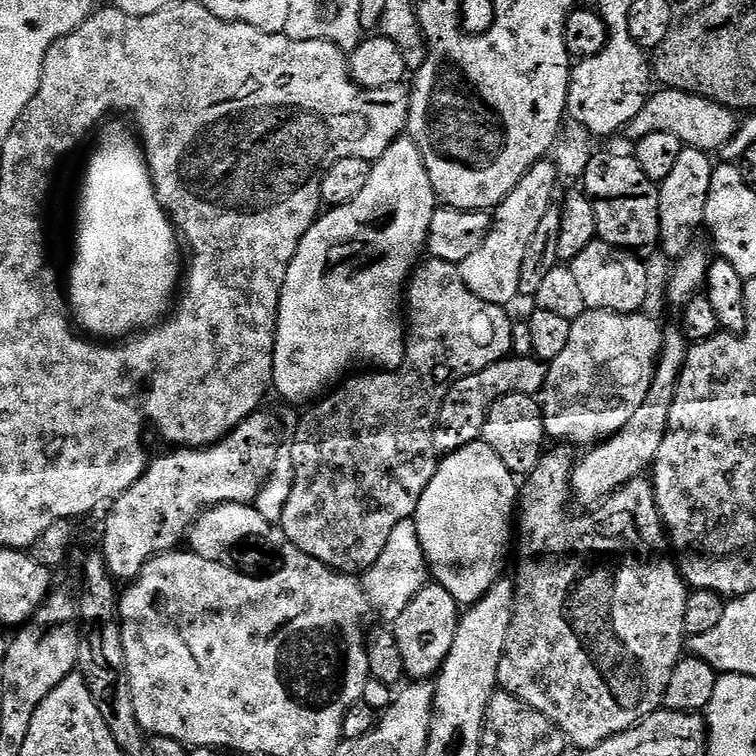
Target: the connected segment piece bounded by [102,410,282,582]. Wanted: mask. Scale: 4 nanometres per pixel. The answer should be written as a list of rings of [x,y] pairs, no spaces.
[[[264,411],[251,412],[229,436],[222,437],[217,444],[210,444],[207,448],[173,447],[165,456],[160,456],[157,460],[155,457],[142,478],[134,482],[134,486],[130,486],[130,490],[126,490],[126,494],[122,494],[117,500],[111,501],[107,509],[108,521],[104,524],[102,551],[108,569],[117,581],[131,582],[156,556],[161,556],[163,552],[177,551],[185,543],[196,519],[214,505],[252,504],[258,498],[262,486],[272,477],[282,452],[280,428],[276,425],[275,418]]]

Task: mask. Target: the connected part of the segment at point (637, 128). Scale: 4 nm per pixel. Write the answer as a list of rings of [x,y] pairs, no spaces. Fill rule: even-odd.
[[[661,87],[660,92],[653,91],[648,101],[638,110],[638,114],[628,123],[626,135],[632,142],[641,140],[646,134],[669,132],[689,148],[697,148],[709,154],[723,149],[726,142],[736,133],[738,127],[737,113],[713,100],[701,96],[691,96],[677,88]]]

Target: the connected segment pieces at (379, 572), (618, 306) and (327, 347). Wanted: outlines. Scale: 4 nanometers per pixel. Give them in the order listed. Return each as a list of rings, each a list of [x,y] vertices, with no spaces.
[[[415,519],[398,522],[398,526],[394,526],[394,534],[390,534],[390,542],[386,542],[386,550],[382,550],[382,558],[378,558],[378,562],[362,576],[364,592],[384,622],[395,622],[402,610],[410,606],[414,594],[418,594],[418,590],[422,590],[429,580],[428,559],[424,556],[422,542],[418,538]]]
[[[599,238],[592,240],[590,246],[570,262],[585,309],[639,313],[648,300],[648,268],[640,259],[627,248],[615,248]]]
[[[401,138],[372,164],[370,179],[358,198],[329,207],[328,213],[325,211],[310,226],[288,267],[276,319],[272,388],[282,399],[307,405],[313,398],[323,397],[347,368],[359,364],[365,364],[363,367],[368,370],[402,366],[408,345],[402,311],[406,285],[425,251],[430,218],[434,218],[437,207],[436,191],[418,146],[410,138]]]

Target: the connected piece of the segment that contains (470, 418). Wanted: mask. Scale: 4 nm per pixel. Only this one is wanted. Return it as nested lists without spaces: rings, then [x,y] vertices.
[[[509,355],[503,360],[486,366],[486,370],[478,370],[478,374],[470,374],[466,378],[457,380],[449,388],[436,419],[434,450],[441,457],[445,457],[477,443],[484,435],[486,414],[498,398],[515,392],[523,396],[539,397],[547,377],[548,364],[545,361],[537,360],[532,356]]]

